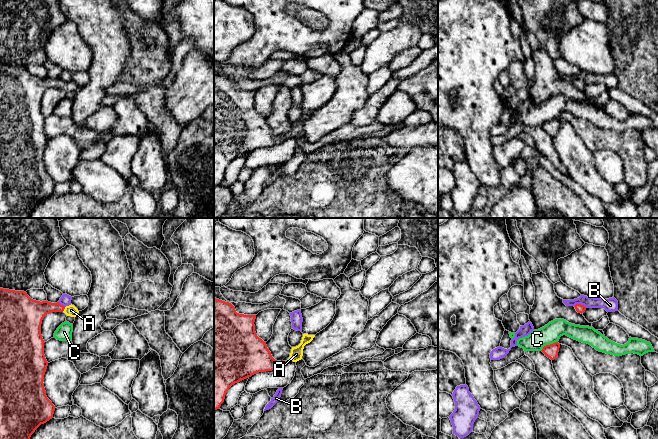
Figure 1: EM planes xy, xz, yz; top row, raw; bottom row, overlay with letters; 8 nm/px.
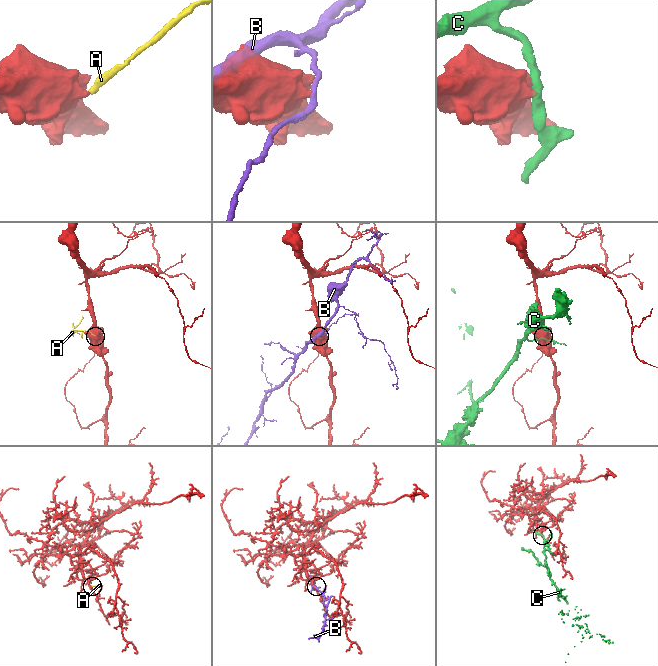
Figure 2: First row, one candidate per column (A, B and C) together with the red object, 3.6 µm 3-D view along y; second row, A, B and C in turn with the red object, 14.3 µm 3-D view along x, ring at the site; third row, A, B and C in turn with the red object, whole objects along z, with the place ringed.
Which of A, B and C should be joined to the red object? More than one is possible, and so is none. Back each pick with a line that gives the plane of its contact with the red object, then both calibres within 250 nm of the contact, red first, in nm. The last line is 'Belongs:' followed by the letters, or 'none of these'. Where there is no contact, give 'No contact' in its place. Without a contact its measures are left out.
A: Touches red in xy. Thickness 180 nm (red) against 90 nm
Belongs: A

